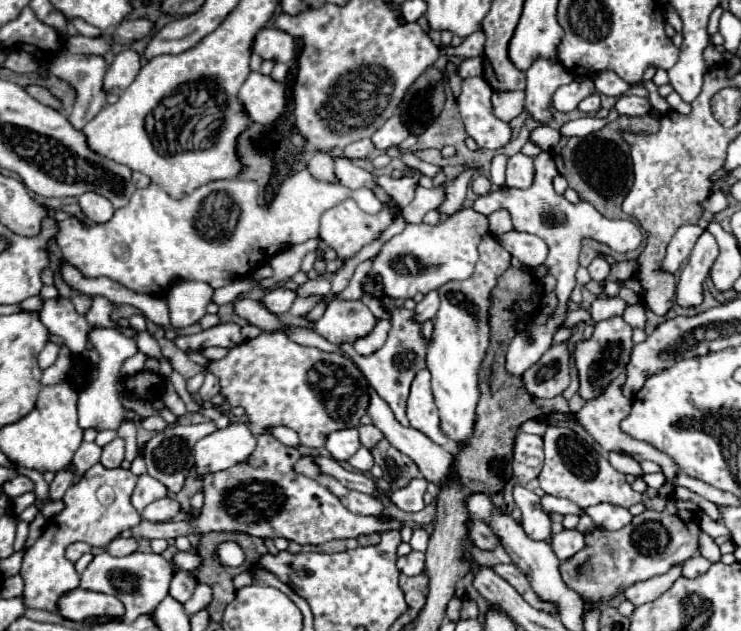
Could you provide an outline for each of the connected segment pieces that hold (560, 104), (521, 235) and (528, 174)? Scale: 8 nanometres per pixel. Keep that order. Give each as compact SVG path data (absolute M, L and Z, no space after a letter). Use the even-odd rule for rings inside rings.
M573 80L571 84L561 86L561 88L555 90L553 100L551 100L551 108L557 110L557 112L571 112L571 110L575 110L575 106L577 106L585 96L589 96L593 90L595 90L595 86L593 86L591 80L587 80L587 82L583 82L583 84L579 84L579 82Z
M505 232L499 238L499 244L519 262L527 266L539 266L547 258L547 246L541 238L525 232Z
M515 154L507 162L507 176L505 176L507 188L529 188L535 178L535 166L533 158L525 154Z

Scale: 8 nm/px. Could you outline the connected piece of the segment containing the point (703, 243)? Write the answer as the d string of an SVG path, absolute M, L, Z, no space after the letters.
M705 230L687 262L687 266L681 270L681 278L677 282L677 294L675 302L681 308L695 308L703 302L703 282L719 254L715 238Z

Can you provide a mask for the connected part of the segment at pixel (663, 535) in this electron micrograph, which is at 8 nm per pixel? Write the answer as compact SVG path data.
M673 494L669 498L669 508L661 512L645 510L643 514L635 516L629 526L617 532L605 528L595 528L593 532L587 532L585 534L587 546L581 548L581 552L577 552L569 560L561 562L559 566L561 578L571 590L581 594L583 614L591 612L597 602L611 600L615 592L623 592L625 588L637 582L665 574L669 568L683 564L699 550L701 528L695 512L679 510L675 504L677 504L677 496Z

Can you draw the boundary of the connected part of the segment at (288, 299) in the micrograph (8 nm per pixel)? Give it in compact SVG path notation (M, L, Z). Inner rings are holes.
M279 286L279 288L273 288L273 290L269 290L269 292L265 294L263 304L265 304L267 310L271 310L273 314L283 314L283 312L287 312L287 310L291 308L291 304L293 304L295 298L297 298L297 294L295 294L293 290L287 290L287 288Z

